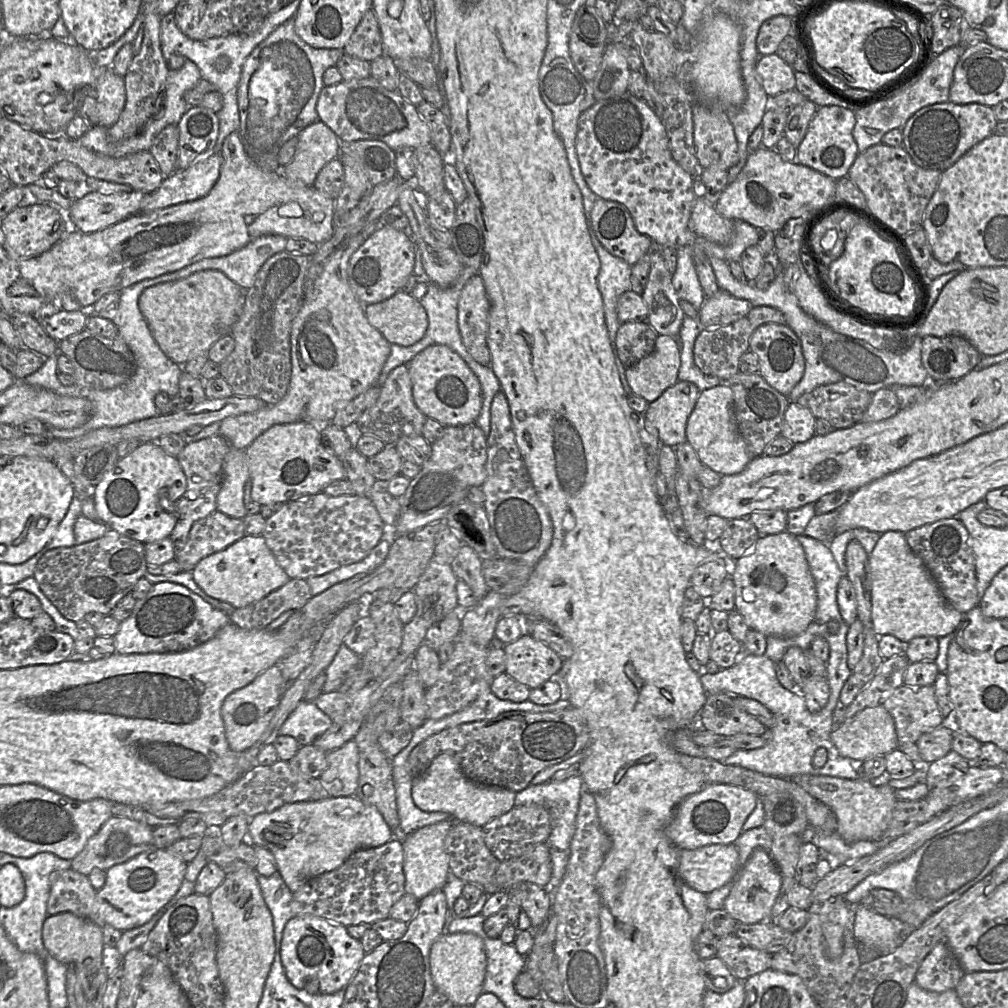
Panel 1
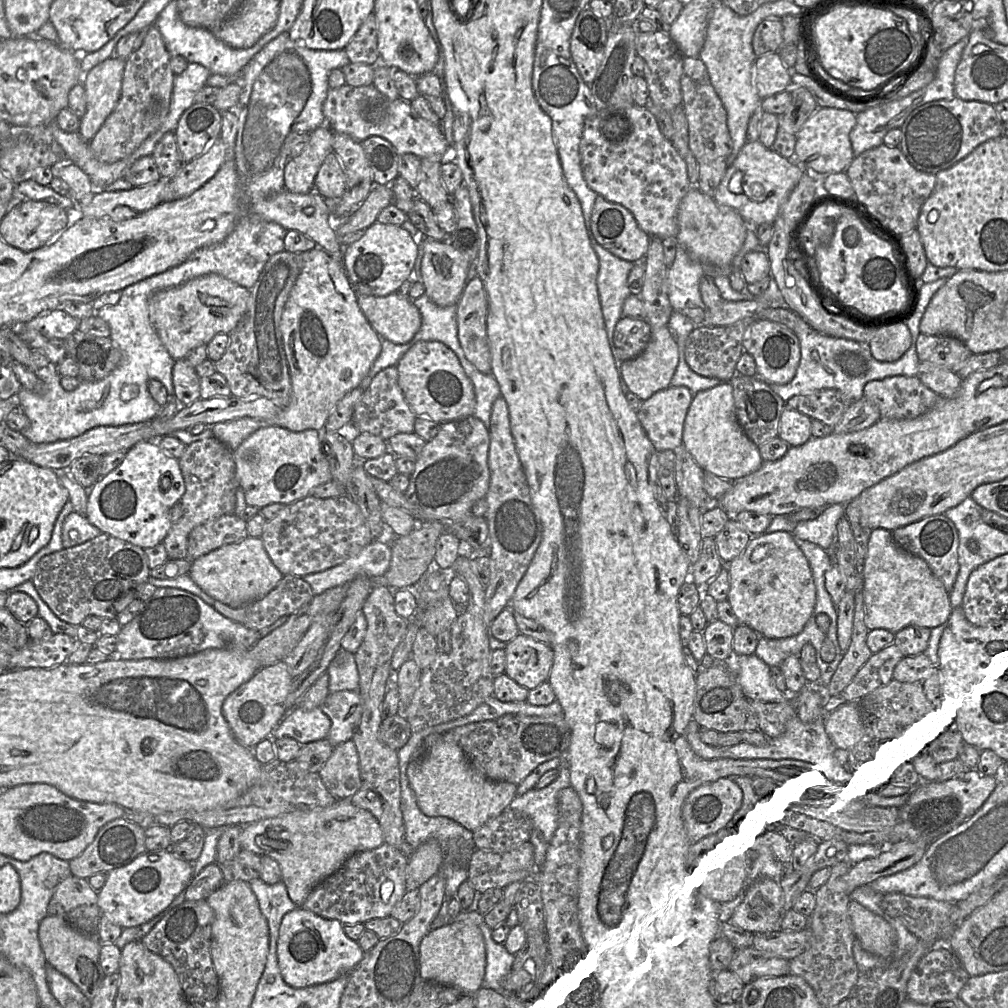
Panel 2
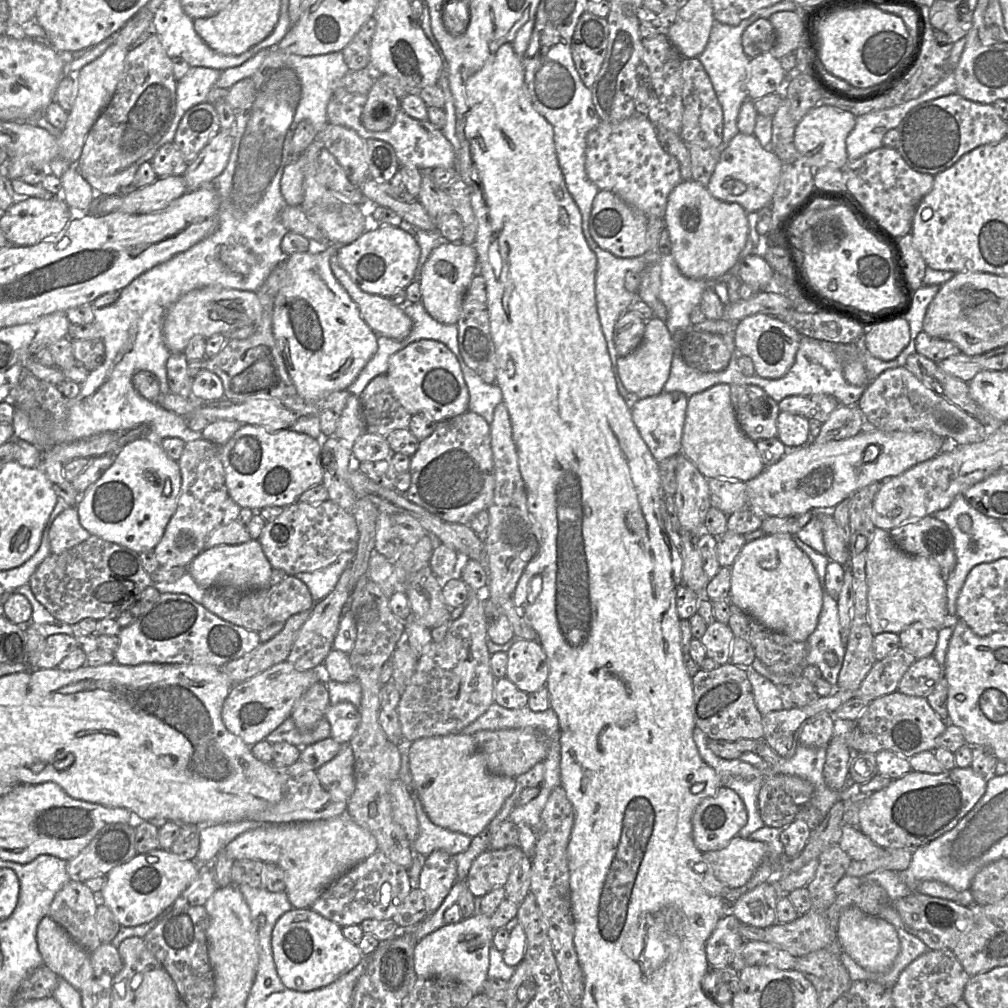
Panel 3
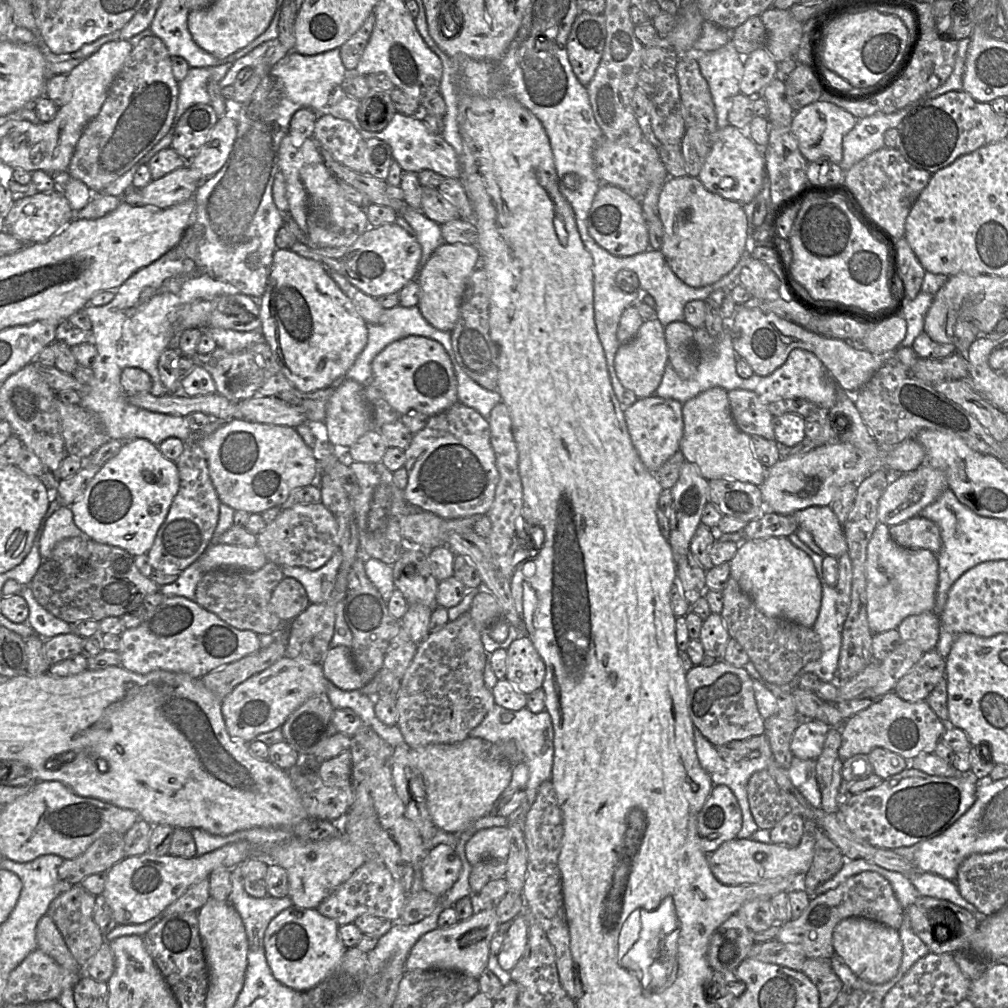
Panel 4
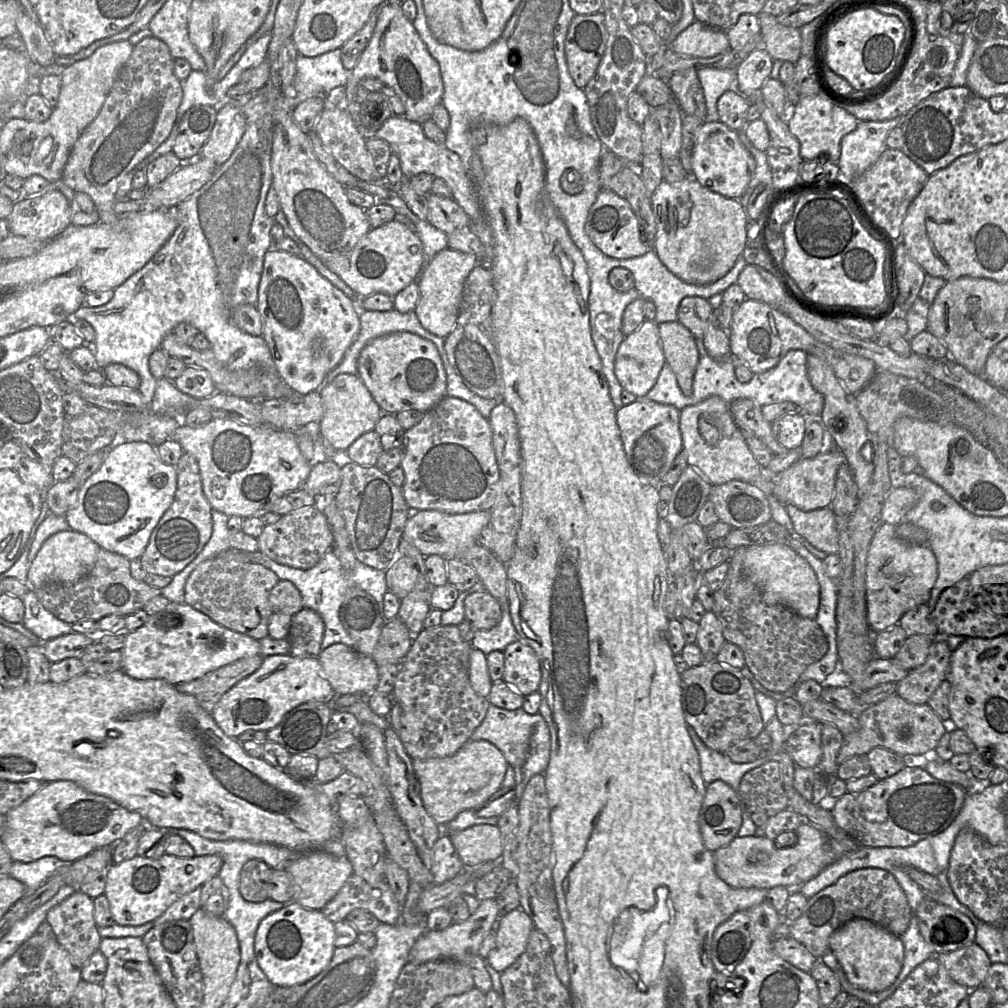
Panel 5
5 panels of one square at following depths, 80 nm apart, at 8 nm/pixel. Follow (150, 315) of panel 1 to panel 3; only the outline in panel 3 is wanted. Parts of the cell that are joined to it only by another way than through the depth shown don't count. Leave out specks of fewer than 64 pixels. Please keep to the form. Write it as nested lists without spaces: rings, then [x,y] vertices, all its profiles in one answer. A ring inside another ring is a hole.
[[[220,286],[194,289],[179,298],[167,311],[163,321],[163,337],[170,352],[183,352],[190,339],[201,335],[205,339],[215,334],[258,325],[261,306],[256,292],[223,288]]]

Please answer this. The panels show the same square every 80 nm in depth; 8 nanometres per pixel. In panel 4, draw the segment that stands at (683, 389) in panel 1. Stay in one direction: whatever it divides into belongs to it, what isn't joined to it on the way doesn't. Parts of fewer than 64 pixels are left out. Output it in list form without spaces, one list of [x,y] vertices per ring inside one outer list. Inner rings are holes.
[[[652,395],[637,399],[634,404],[624,409],[624,418],[632,444],[642,463],[654,474],[669,458],[680,451],[684,430],[682,408],[683,404],[677,400]]]

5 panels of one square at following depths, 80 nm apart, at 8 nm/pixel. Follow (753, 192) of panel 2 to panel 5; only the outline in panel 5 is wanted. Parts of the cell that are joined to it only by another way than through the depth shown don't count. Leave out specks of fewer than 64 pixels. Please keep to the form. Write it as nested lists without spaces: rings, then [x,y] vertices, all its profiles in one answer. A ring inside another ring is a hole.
[[[720,121],[703,122],[692,154],[692,174],[703,187],[726,198],[739,199],[745,193],[754,170],[754,157],[741,142],[738,131]]]

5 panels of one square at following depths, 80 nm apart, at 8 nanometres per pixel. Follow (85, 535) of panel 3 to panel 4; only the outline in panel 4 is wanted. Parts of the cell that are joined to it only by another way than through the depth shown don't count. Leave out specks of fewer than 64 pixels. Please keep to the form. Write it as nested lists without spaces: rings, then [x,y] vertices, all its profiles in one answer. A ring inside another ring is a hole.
[[[62,506],[46,521],[39,541],[39,552],[42,560],[49,559],[55,545],[60,541],[85,536],[76,526],[70,506]]]

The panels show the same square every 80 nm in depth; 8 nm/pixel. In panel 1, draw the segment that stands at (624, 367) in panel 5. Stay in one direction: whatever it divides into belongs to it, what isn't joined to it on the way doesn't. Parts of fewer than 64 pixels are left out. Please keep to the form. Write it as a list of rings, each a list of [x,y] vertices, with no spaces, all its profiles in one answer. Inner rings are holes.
[[[658,335],[653,352],[627,367],[625,376],[632,393],[651,403],[678,382],[679,368],[680,351],[676,338]]]

